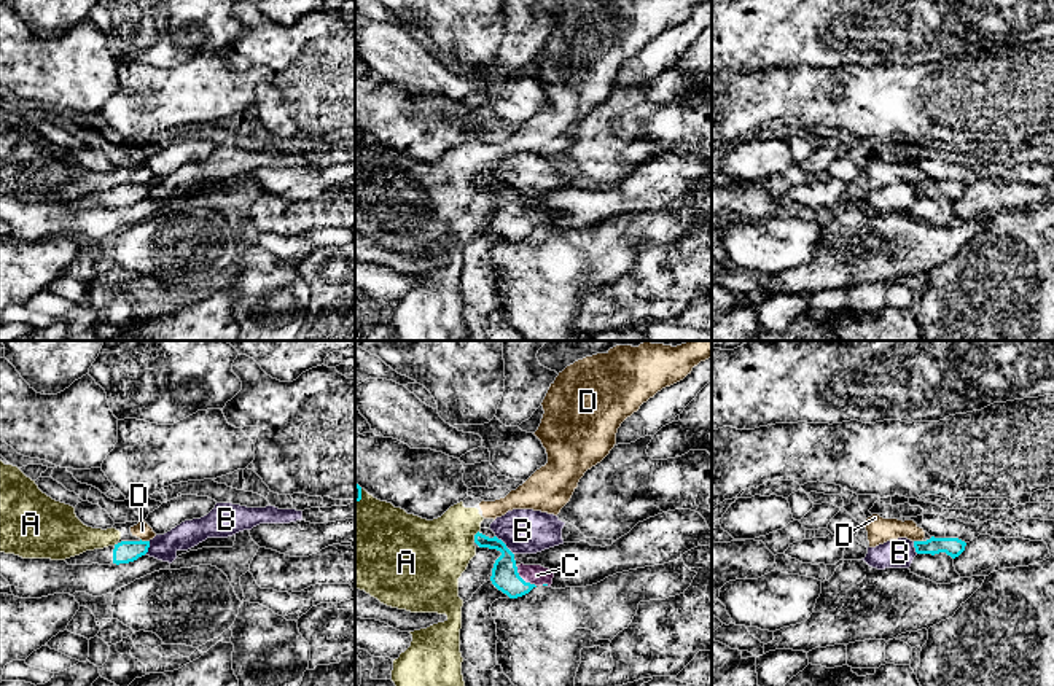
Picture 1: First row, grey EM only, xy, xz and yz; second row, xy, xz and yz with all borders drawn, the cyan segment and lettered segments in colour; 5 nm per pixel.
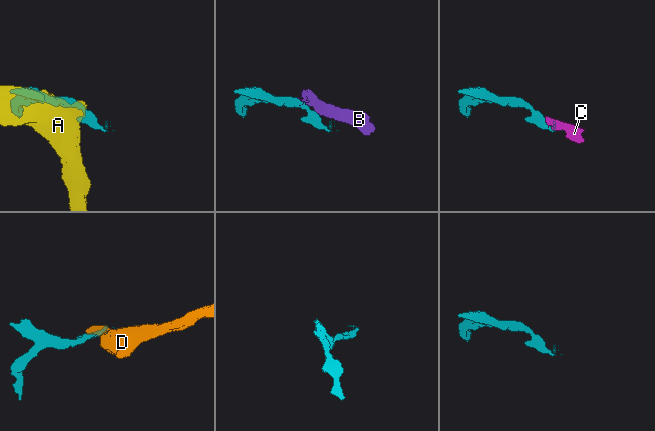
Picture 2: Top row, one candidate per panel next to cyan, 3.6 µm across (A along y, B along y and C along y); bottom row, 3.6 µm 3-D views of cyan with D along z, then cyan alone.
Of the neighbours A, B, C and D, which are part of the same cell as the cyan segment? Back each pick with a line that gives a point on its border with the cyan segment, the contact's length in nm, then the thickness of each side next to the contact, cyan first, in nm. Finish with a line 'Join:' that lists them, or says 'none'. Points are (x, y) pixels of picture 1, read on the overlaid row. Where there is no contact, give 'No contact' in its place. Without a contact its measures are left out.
C: Touches cyan at xz (523, 580). Shared border 140 nm. Thickness 140 nm (cyan) against 100 nm
Join: C

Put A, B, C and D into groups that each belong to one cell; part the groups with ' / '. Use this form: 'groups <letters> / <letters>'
groups A D / B / C

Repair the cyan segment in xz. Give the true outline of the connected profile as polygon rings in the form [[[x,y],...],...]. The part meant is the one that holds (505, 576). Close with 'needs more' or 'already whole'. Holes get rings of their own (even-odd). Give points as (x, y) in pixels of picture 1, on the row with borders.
[[[478,532],[474,535],[474,543],[479,548],[497,549],[502,552],[502,555],[494,563],[490,581],[509,598],[522,597],[537,586],[551,587],[554,578],[552,570],[541,565],[517,565],[514,554],[497,536],[489,538]]]; needs more

